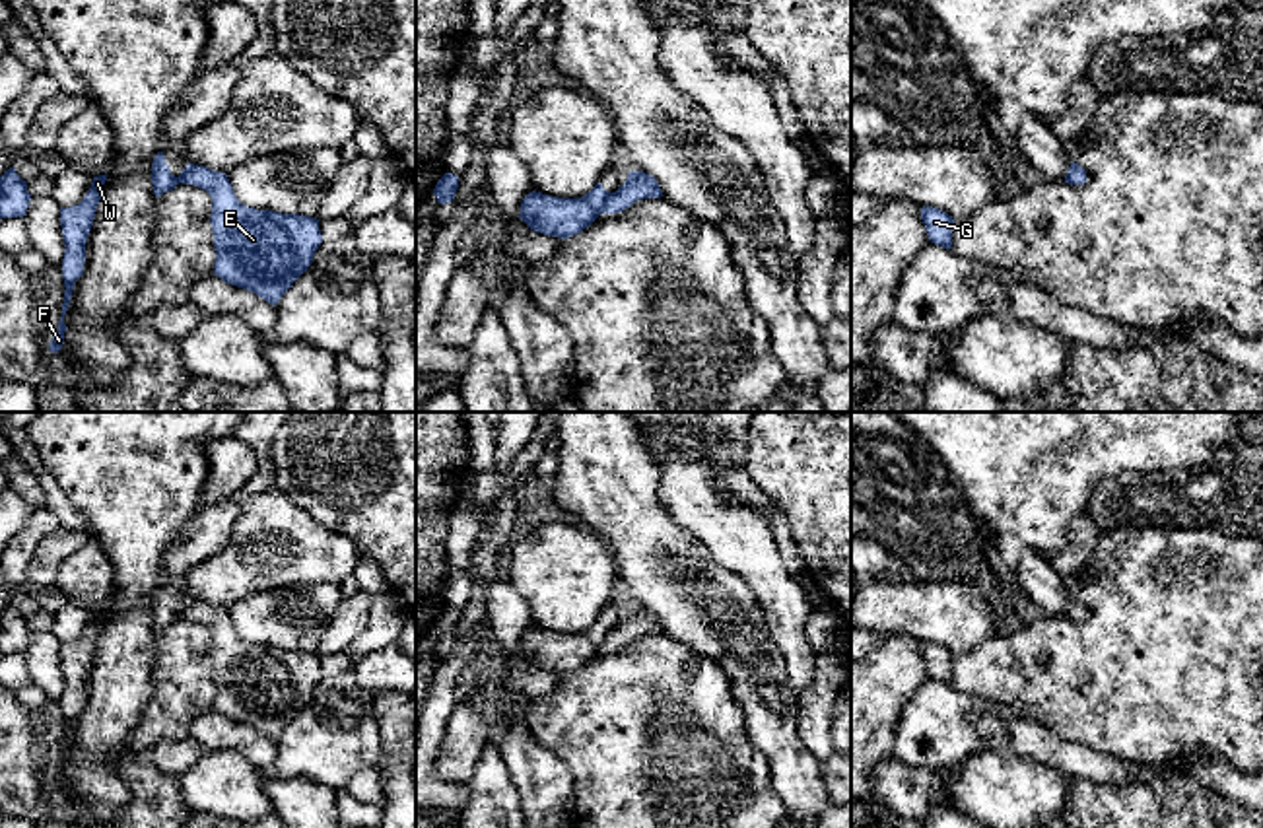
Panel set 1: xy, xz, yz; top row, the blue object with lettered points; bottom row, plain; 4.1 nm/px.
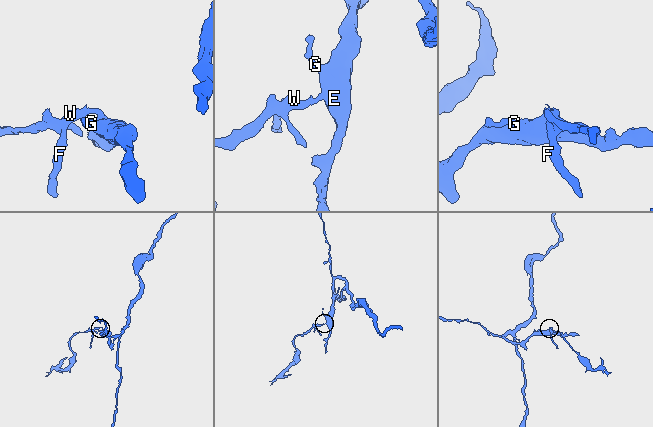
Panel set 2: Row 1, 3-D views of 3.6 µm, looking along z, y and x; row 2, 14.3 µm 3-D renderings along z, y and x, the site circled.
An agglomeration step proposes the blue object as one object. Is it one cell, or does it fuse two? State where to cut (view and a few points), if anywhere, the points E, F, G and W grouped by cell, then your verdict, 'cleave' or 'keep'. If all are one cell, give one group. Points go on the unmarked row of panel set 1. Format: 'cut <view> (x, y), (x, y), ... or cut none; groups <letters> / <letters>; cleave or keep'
cut none; groups E F G W; keep

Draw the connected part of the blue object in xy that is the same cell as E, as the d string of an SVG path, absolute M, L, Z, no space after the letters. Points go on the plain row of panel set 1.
M157 587L152 599L155 634L179 618L212 632L214 709L223 717L276 741L311 702L323 678L317 653L249 643L237 636L225 608L187 599L175 612L163 587Z

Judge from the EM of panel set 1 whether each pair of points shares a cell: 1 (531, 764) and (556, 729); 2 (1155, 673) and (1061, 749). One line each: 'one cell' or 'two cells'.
1: two cells
2: two cells

